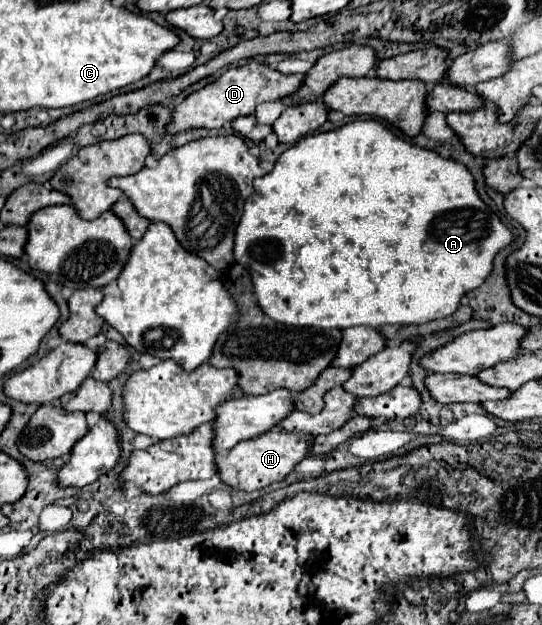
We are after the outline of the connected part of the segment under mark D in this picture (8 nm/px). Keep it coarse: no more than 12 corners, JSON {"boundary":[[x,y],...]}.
{"boundary":[[249,60],[189,94],[167,132],[223,128],[305,74]]}

